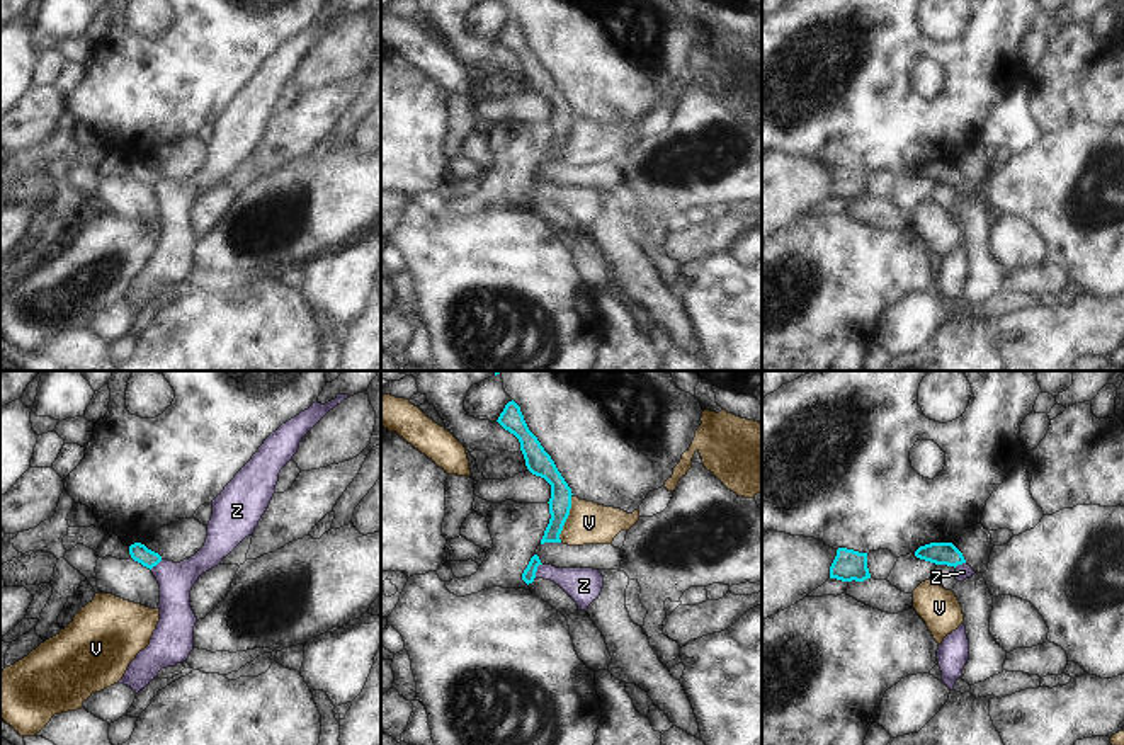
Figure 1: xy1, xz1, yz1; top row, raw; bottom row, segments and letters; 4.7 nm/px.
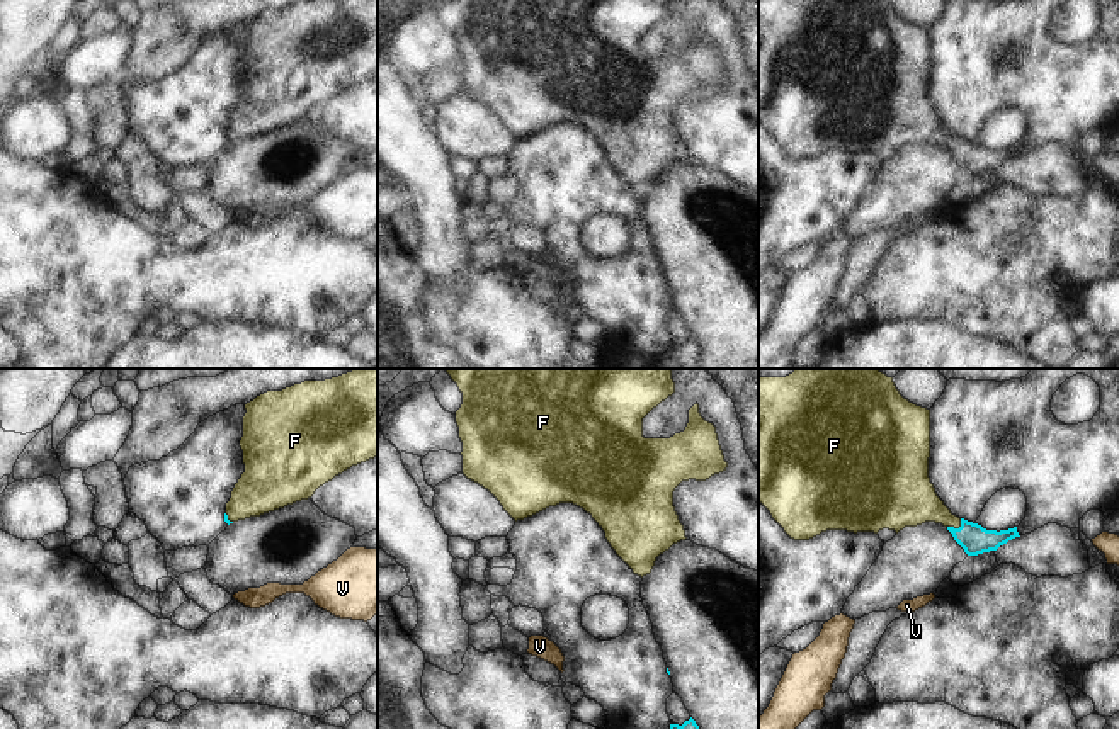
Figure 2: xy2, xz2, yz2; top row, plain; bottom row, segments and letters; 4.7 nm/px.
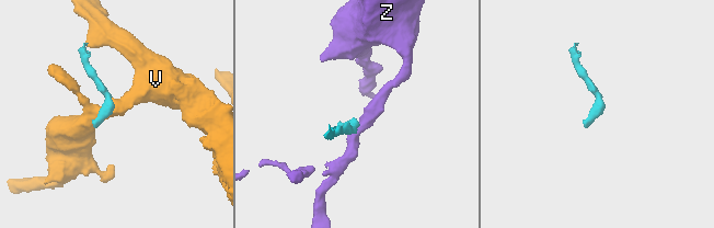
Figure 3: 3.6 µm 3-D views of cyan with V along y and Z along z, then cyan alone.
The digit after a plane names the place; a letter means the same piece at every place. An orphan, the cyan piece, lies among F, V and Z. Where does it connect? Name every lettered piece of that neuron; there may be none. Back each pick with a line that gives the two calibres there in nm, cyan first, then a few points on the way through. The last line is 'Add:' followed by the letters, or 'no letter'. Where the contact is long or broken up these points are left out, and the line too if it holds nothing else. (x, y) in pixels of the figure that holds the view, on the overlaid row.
F: 140/240 nm | across yz2 (975, 539), (956, 529), (936, 510), (912, 500)
Add: F

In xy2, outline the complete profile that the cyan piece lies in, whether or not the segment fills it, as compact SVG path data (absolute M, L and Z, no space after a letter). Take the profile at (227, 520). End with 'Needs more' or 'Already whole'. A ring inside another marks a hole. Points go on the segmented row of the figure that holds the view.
M378 369L267 391L245 410L240 440L245 472L226 503L228 525L308 500L335 476L378 455Z. Needs more.

